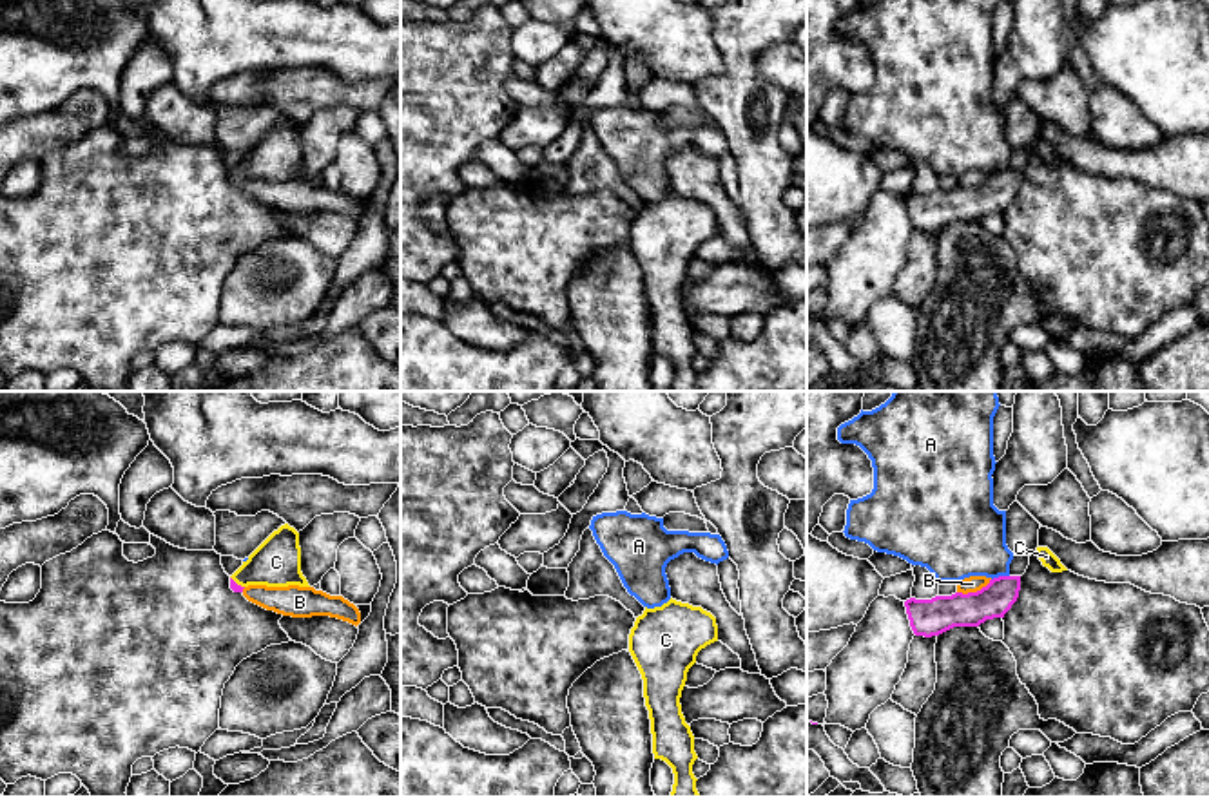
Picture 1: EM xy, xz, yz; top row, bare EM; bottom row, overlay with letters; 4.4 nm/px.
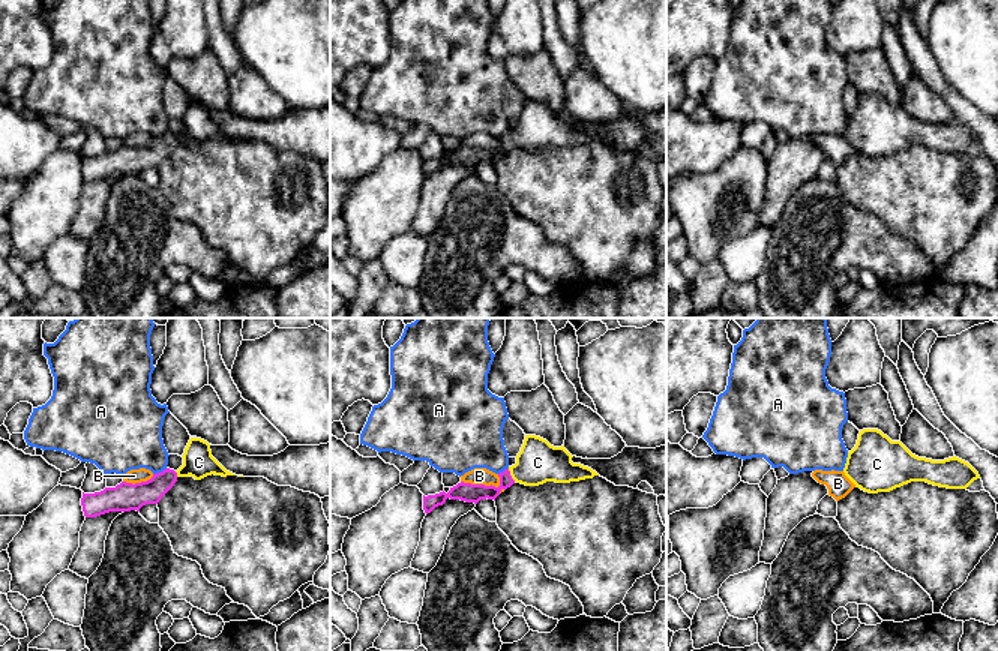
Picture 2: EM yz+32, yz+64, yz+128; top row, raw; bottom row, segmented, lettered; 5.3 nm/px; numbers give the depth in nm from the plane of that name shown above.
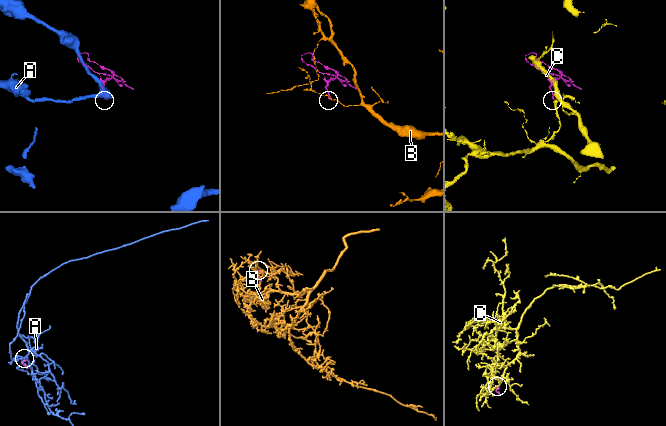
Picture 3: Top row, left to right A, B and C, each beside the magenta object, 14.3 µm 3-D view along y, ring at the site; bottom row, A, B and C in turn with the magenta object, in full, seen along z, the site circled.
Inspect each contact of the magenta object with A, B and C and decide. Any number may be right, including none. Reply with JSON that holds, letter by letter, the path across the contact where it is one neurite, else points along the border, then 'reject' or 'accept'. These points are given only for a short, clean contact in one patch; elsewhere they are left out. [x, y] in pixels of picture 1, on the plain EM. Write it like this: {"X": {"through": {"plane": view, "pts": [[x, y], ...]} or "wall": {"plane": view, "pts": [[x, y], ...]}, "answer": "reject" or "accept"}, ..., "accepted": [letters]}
{"A": {"wall": {"plane": "yz", "pts": [[1008, 169], [999, 169], [992, 174]]}, "answer": "reject"}, "B": {"wall": {"plane": "yz", "pts": [[990, 172], [976, 185], [957, 187]]}, "answer": "reject"}, "C": {"through": {"plane": "xy", "pts": [[234, 180], [236, 178], [245, 169], [276, 156]]}, "answer": "accept"}, "accepted": ["C"]}

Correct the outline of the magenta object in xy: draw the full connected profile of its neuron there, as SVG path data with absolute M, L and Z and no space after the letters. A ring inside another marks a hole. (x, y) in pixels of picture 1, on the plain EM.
M288 118L274 125L230 170L230 183L243 187L248 179L310 181L301 167L299 127Z

